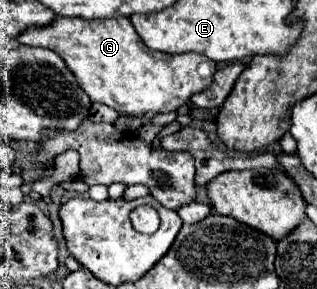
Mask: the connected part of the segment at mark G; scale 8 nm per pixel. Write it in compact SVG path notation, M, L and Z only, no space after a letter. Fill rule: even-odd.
M59 18L49 26L25 30L19 42L57 52L93 102L115 108L123 116L177 112L183 104L191 104L193 94L207 90L217 72L217 64L203 54L163 54L145 48L129 18Z

